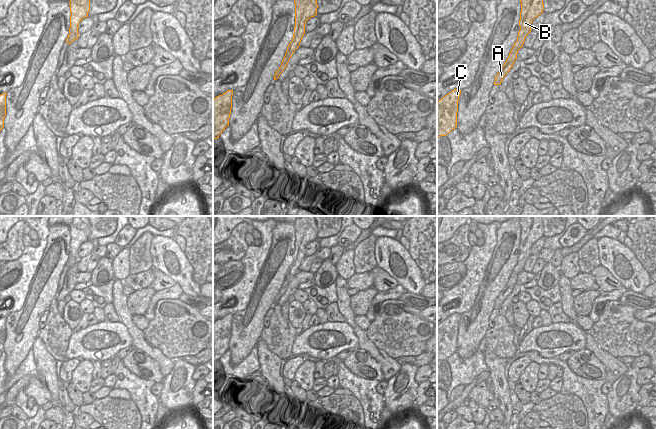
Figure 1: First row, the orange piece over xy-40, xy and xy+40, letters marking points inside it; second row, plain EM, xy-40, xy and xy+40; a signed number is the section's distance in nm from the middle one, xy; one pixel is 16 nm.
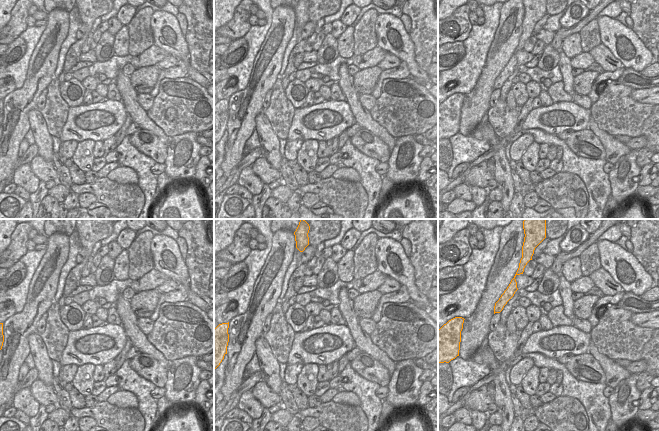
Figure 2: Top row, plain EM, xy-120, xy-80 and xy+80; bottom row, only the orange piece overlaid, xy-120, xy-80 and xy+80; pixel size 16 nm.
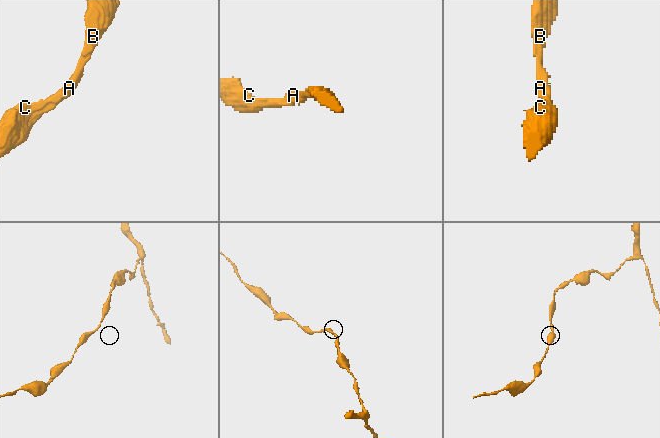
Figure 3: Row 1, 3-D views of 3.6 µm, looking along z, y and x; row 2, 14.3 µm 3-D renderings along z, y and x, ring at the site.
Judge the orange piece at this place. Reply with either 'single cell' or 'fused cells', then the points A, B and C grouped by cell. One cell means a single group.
single cell; groups A B C

